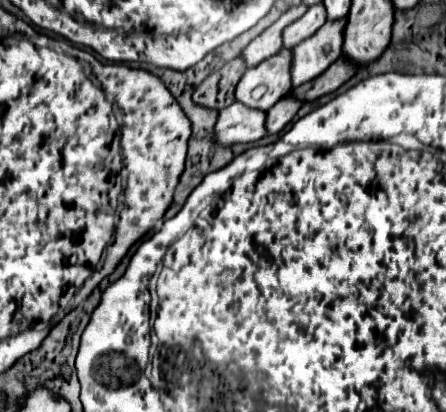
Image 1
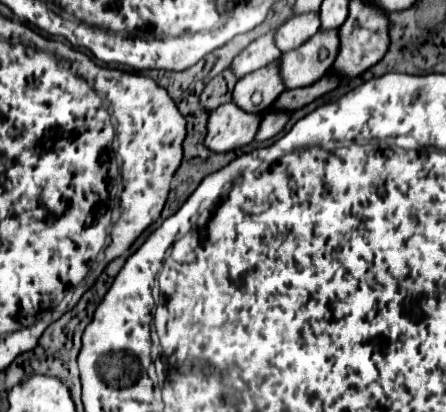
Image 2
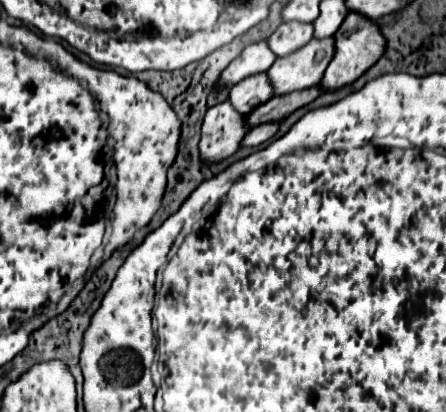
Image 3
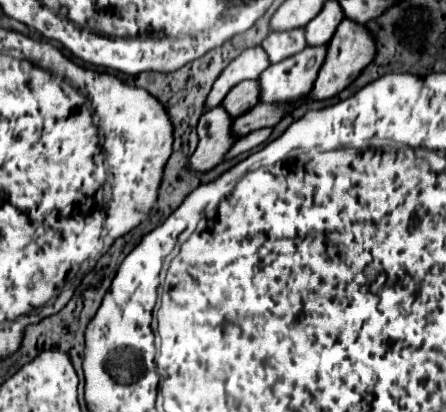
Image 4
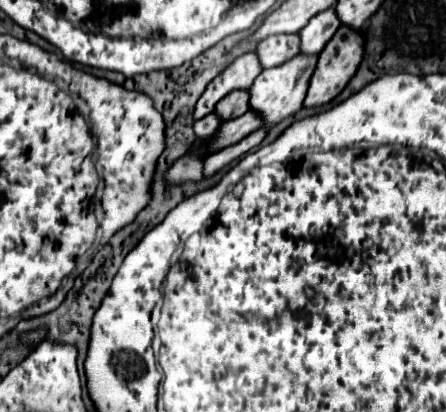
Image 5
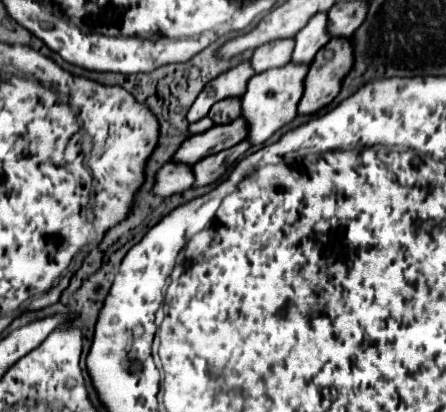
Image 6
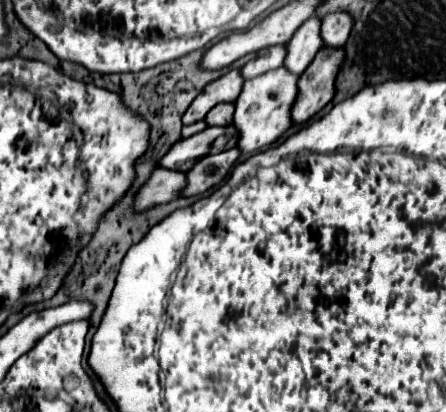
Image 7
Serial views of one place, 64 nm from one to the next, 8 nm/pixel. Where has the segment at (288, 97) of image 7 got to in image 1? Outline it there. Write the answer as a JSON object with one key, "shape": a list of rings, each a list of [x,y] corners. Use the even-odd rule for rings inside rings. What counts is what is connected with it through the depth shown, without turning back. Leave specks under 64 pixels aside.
{"shape":[[[346,18],[326,22],[314,36],[292,48],[290,76],[294,88],[318,78],[330,64],[334,64],[342,56],[344,24]]]}

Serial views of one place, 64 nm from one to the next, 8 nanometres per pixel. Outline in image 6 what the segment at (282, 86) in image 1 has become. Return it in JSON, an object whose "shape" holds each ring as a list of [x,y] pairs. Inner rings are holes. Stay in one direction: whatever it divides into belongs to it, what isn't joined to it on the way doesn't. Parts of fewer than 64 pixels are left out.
{"shape":[[[226,98],[216,102],[210,108],[208,118],[212,118],[214,124],[228,124],[240,116],[240,98]]]}

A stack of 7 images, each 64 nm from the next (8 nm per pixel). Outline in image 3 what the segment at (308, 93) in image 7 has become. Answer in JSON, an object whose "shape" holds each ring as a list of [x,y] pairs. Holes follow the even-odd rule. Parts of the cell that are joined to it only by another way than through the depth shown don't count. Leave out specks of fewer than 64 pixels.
{"shape":[[[350,12],[344,18],[342,26],[338,28],[338,32],[334,36],[334,58],[328,64],[328,68],[326,68],[326,72],[324,72],[322,80],[320,80],[322,82],[320,84],[322,92],[332,92],[332,90],[338,90],[338,88],[342,88],[346,84],[352,84],[372,64],[376,64],[376,60],[382,56],[382,52],[384,52],[384,36],[380,34],[378,26],[372,20]]]}

